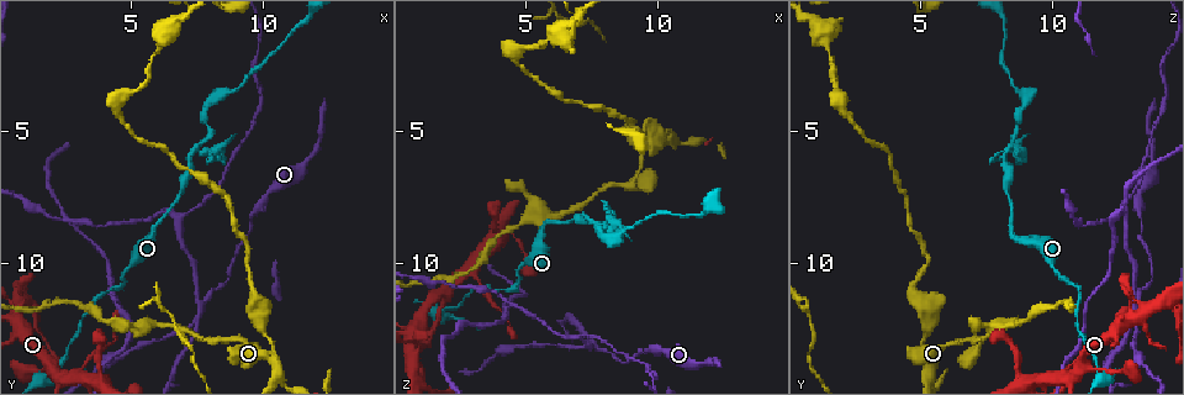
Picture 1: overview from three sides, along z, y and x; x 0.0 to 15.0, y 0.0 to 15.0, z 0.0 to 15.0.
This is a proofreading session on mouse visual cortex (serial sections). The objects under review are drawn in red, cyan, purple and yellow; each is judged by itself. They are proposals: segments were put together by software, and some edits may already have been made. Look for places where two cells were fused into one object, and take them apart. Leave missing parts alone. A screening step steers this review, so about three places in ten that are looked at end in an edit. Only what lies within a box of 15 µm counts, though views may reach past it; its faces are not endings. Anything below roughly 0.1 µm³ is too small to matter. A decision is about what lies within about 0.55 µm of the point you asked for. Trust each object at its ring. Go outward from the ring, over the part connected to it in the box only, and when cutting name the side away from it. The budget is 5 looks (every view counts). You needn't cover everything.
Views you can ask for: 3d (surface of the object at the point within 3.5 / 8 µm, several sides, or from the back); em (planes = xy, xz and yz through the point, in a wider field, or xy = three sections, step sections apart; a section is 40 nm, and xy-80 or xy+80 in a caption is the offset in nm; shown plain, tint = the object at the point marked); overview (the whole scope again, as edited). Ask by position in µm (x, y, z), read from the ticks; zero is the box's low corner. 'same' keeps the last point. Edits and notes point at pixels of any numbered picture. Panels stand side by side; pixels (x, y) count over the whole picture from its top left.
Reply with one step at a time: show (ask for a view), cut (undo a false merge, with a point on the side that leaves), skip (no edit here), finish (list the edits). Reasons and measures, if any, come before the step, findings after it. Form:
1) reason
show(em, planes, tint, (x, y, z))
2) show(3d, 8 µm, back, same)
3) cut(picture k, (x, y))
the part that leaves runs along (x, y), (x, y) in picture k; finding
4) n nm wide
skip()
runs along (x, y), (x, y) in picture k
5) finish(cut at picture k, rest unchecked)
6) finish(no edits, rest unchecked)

abrupt turn
show(em, xy, step 3, tint, (4.0, 11.0, 11.0))

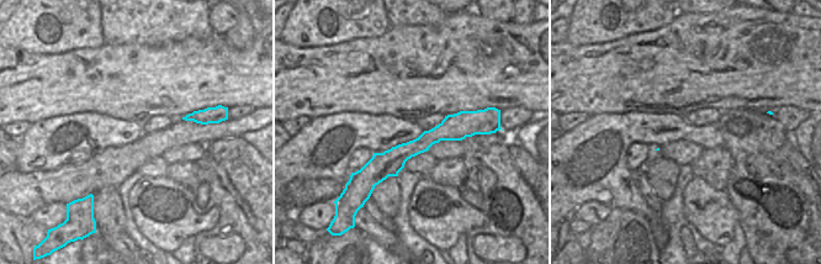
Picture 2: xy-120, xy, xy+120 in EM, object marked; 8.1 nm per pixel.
show(3d, 3.5 µm, same)

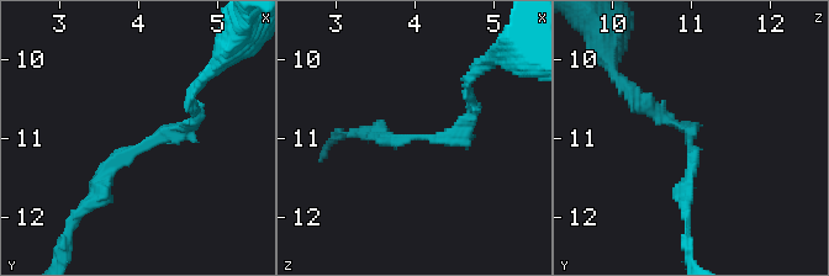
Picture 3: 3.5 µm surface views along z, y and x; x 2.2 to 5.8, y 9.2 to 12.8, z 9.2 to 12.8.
skip()
runs along (195, 112), (127, 150), (85, 207) in picture 3; continuous, no second cell

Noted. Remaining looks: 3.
sharp bend
show(3d, 3.5 µm, back, (9.1, 13.0, 6.8))

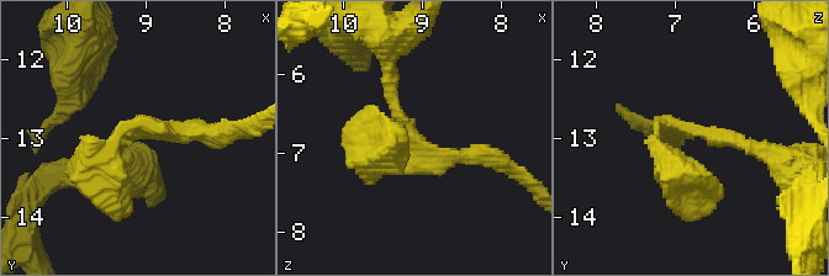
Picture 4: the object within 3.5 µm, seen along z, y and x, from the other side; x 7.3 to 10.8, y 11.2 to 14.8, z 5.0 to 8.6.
show(em, xy, step 5, tint, (9.05, 12.95, 6.80))

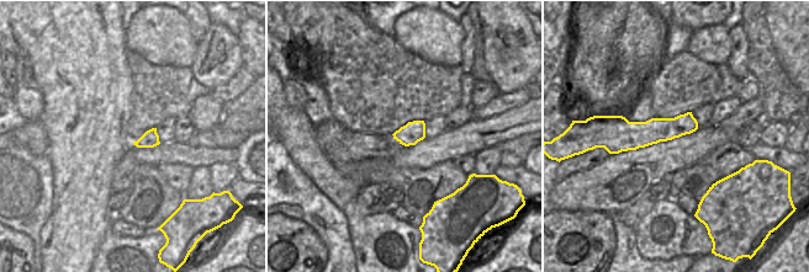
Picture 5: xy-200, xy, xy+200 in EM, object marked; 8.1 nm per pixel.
arms of 200, 200, 200 nm
skip()
one cell here

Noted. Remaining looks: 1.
finish(no edits, rest unchecked)

